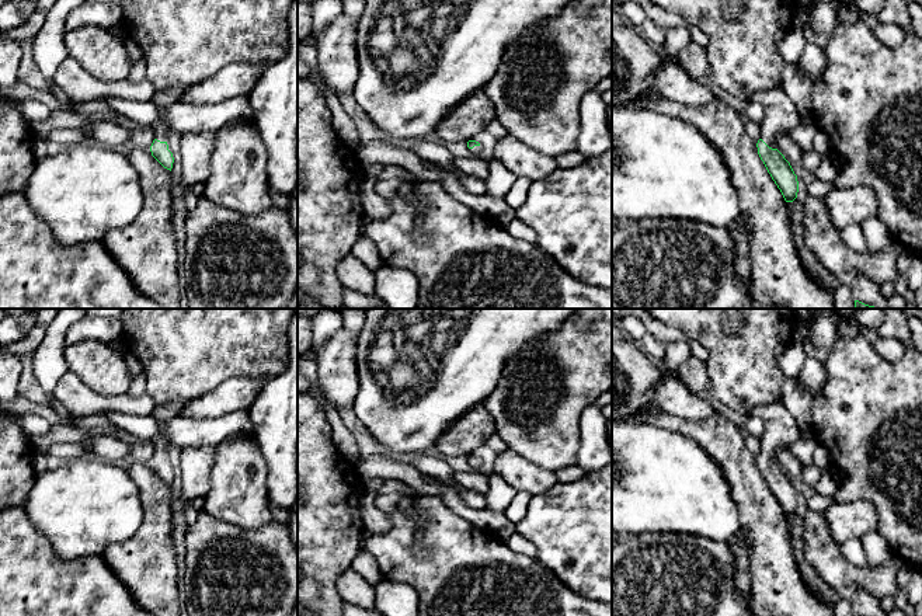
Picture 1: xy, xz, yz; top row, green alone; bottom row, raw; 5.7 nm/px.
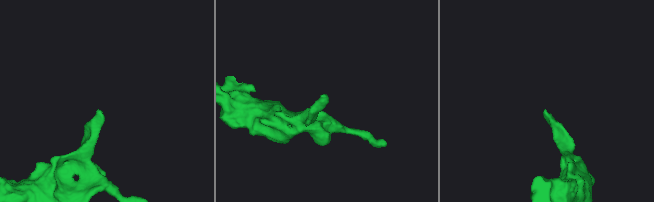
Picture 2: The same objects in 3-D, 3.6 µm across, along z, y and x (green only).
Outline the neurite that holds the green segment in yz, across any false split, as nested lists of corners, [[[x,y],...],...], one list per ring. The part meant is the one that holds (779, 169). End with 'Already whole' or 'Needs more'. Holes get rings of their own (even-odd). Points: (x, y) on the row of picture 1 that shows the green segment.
[[[779,87],[755,93],[751,98],[763,105],[765,119],[761,125],[761,139],[756,143],[758,154],[786,202],[797,198],[799,181],[784,156],[770,146],[775,140],[790,133],[801,121],[794,102]]]. Needs more

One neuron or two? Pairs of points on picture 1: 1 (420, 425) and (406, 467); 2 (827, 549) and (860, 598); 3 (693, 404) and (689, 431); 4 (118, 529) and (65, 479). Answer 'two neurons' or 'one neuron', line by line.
1: two neurons
2: two neurons
3: two neurons
4: one neuron

